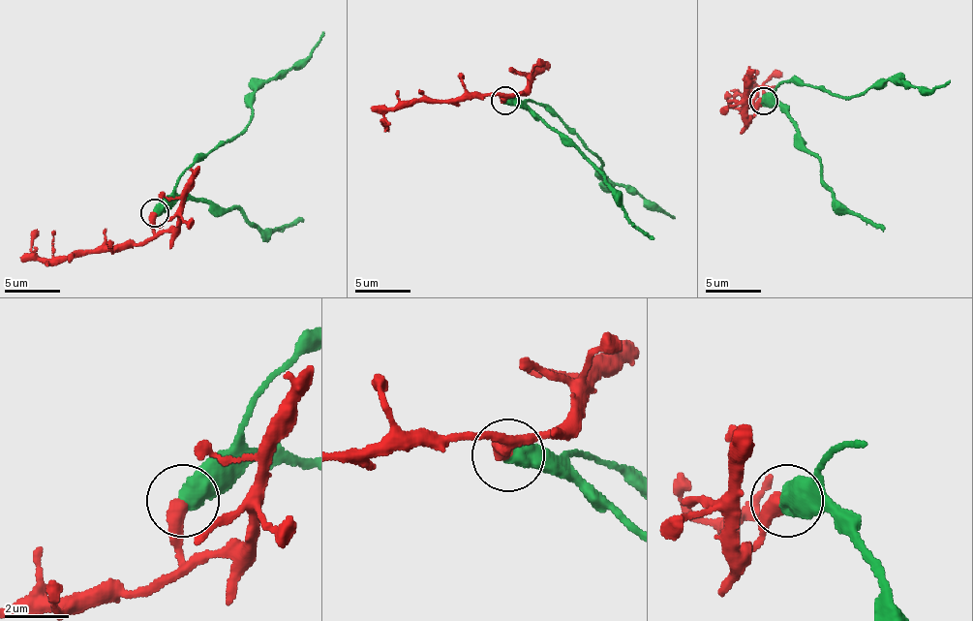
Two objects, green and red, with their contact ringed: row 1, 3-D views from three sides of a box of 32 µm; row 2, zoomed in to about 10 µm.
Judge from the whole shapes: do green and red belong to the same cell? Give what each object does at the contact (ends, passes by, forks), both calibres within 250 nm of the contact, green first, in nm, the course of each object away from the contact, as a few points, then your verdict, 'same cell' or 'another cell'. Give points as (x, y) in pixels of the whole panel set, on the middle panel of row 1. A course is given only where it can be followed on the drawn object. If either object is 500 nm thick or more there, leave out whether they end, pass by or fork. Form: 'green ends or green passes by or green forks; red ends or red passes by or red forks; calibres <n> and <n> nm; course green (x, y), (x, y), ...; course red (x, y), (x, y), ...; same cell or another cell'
calibres 600 and 480 nm; course green (504, 101), (524, 98), (543, 107), (593, 154), (610, 181), (623, 183), (654, 208), (674, 218); course red (504, 99), (496, 95), (471, 95), (402, 103), (385, 113), (382, 122), (388, 128); another cell

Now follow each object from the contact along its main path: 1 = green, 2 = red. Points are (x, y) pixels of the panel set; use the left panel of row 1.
1: (154, 211), (193, 162), (243, 132), (259, 87), (304, 60), (323, 31)
2: (154, 213), (154, 235), (145, 242), (120, 242), (93, 253), (51, 258), (35, 255), (32, 247), (38, 229)

